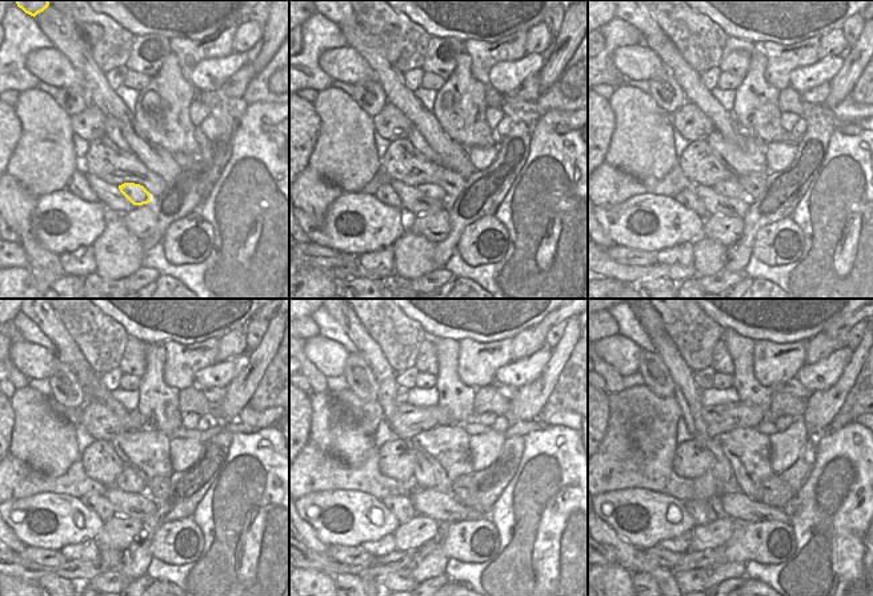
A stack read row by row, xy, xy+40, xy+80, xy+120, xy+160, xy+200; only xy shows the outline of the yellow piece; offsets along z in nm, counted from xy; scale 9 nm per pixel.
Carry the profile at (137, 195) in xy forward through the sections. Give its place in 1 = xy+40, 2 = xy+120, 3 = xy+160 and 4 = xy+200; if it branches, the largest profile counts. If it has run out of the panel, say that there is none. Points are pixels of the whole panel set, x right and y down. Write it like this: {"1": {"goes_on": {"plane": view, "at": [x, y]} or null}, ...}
{"1": {"goes_on": {"plane": "xy+40", "at": [432, 191]}}, "2": {"goes_on": {"plane": "xy+120", "at": [128, 480]}}, "3": {"goes_on": {"plane": "xy+160", "at": [424, 478]}}, "4": {"goes_on": {"plane": "xy+200", "at": [687, 394]}}}

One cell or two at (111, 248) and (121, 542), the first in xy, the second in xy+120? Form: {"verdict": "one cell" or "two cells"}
{"verdict": "two cells"}

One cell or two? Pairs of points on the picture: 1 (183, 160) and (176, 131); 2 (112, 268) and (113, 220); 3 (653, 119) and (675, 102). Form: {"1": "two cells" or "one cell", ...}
{"1": "two cells", "2": "one cell", "3": "two cells"}

